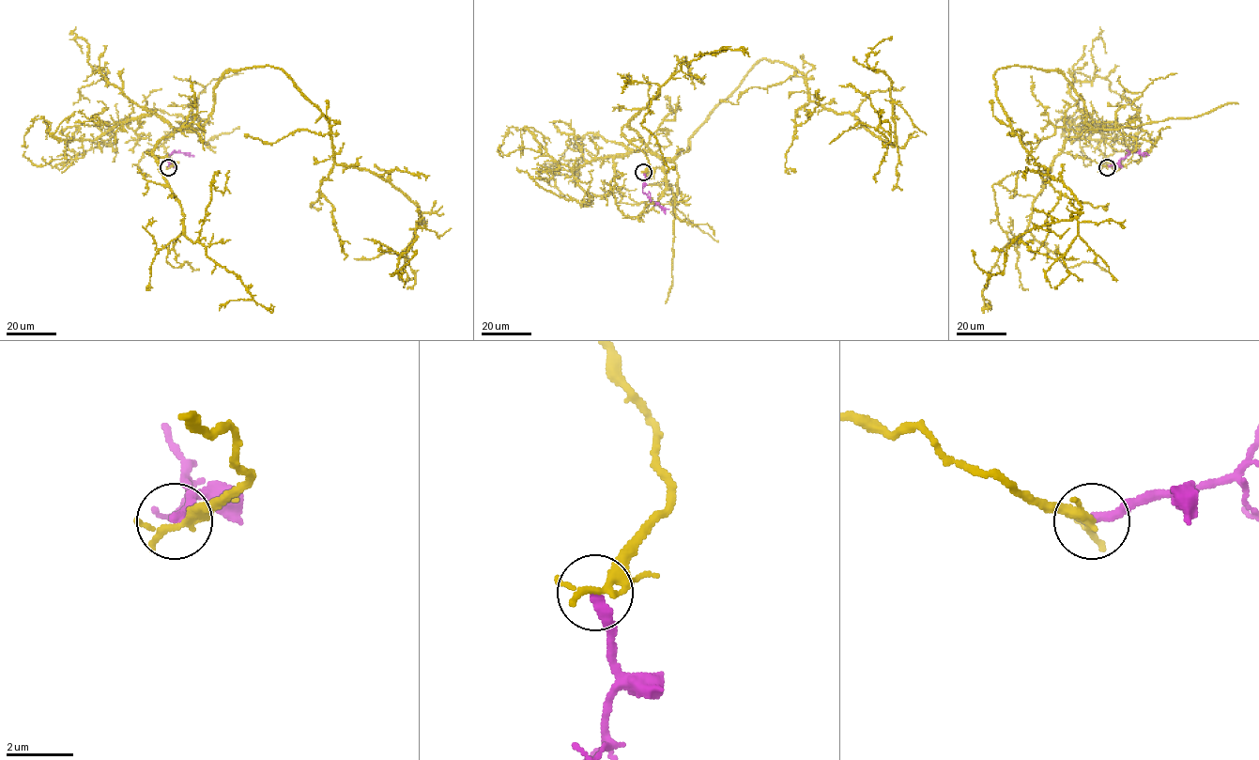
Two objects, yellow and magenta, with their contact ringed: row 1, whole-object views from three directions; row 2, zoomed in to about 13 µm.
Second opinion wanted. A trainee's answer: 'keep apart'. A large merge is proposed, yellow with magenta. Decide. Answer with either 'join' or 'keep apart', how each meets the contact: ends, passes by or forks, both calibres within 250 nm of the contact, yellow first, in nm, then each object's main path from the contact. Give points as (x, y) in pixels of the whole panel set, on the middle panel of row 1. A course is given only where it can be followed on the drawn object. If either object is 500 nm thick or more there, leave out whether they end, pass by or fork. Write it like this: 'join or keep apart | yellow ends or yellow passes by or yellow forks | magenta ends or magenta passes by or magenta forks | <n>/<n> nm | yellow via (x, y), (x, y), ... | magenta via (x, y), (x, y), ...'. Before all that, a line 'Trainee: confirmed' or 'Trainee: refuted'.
Trainee: confirmed
keep apart | yellow passes by | magenta ends | 220/320 nm | yellow via (643, 172), (621, 128), (687, 151), (760, 59), (893, 147), (892, 81), (867, 60), (892, 37) | magenta via (643, 172), (644, 193), (664, 208), (665, 213)

